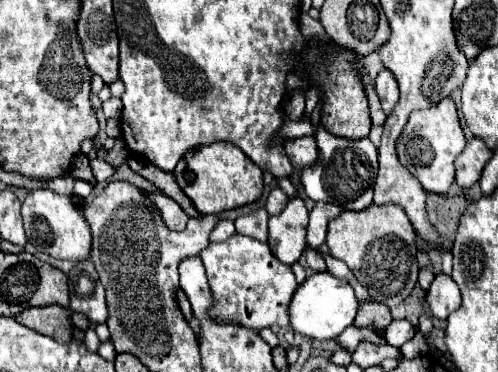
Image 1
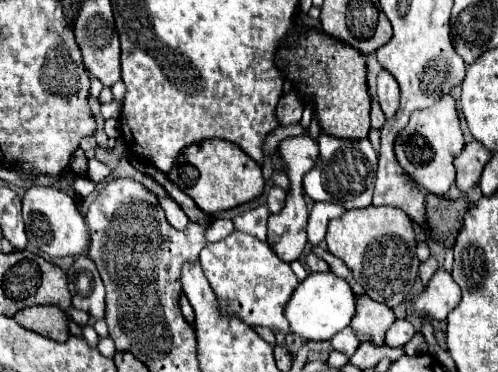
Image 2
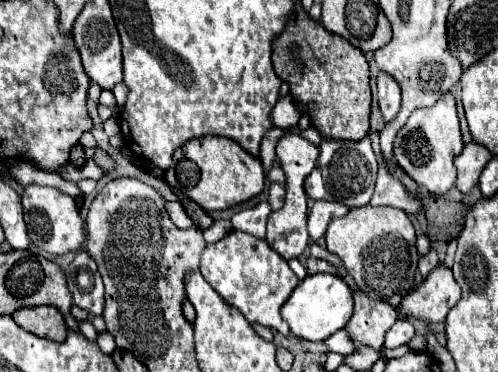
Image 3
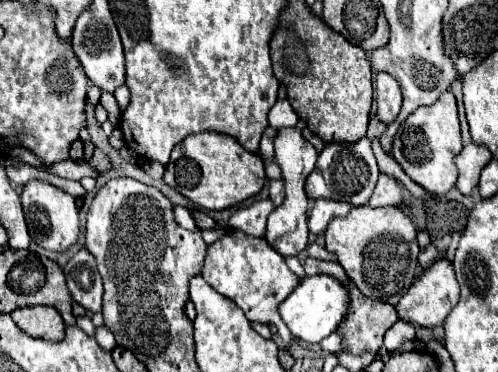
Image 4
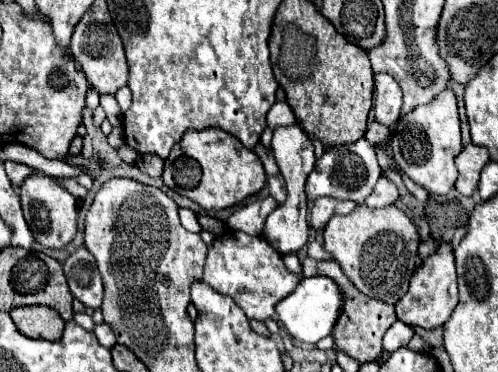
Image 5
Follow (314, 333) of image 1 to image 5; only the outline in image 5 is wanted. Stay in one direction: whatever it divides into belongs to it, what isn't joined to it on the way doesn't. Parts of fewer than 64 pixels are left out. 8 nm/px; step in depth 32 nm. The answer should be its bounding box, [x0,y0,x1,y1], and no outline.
[276,276,342,346]

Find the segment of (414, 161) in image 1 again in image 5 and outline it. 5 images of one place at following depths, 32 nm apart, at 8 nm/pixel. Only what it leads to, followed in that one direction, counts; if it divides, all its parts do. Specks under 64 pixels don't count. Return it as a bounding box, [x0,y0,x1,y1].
[390,88,462,194]

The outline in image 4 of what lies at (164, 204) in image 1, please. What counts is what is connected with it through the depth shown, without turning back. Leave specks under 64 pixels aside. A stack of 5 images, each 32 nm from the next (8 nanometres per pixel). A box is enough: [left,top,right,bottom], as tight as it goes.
[176,206,198,230]

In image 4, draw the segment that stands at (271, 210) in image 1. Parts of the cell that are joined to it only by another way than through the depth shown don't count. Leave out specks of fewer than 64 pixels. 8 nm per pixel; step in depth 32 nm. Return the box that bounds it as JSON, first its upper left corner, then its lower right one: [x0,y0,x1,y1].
[270,180,284,206]

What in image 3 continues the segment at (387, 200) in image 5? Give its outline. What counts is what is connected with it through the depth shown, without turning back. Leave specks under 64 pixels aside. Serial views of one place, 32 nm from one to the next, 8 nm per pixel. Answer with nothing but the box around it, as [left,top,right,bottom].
[370,168,420,214]

